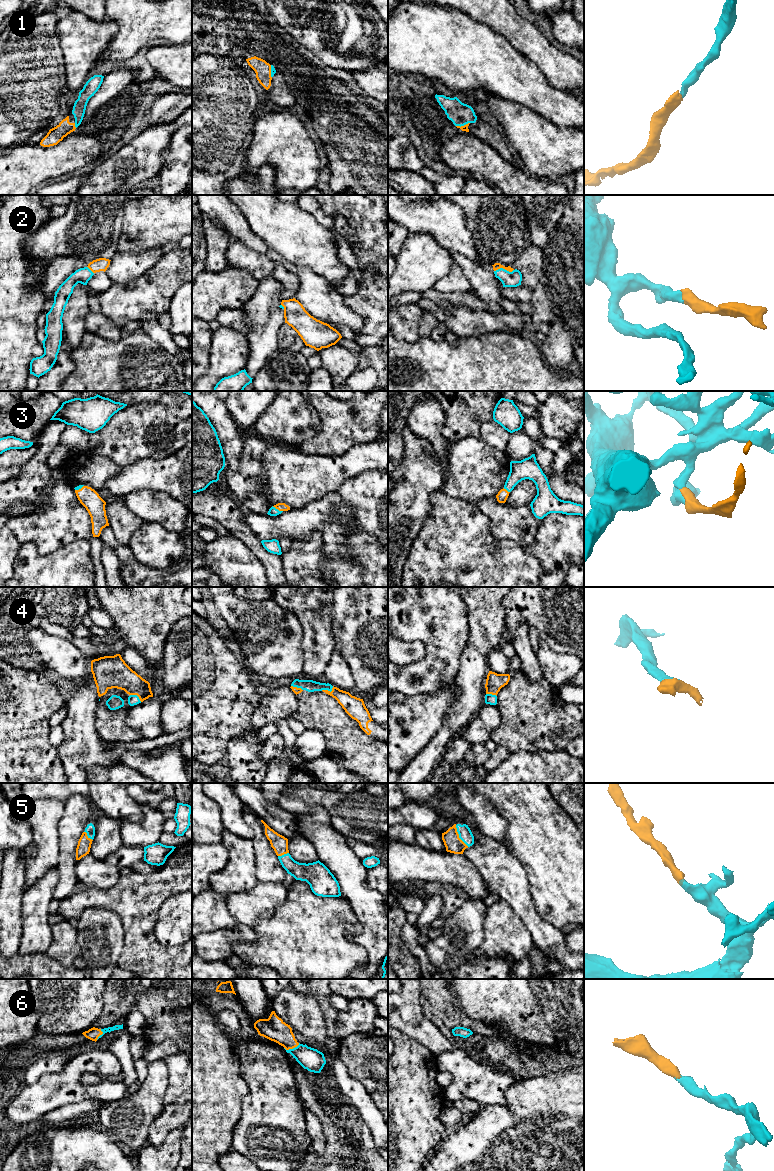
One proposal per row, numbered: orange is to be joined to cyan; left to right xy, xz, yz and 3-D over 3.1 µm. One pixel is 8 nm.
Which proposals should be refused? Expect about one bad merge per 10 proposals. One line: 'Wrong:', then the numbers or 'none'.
Wrong: none

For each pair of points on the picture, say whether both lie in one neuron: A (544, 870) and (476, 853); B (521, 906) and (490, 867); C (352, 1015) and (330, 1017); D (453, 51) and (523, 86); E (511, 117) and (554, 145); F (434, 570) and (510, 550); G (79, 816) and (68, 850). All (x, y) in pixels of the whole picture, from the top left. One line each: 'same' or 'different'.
A: different
B: same
C: different
D: same
E: same
F: same
G: same

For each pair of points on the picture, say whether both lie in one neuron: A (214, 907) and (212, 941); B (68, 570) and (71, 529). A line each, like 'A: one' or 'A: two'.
A: two
B: two

